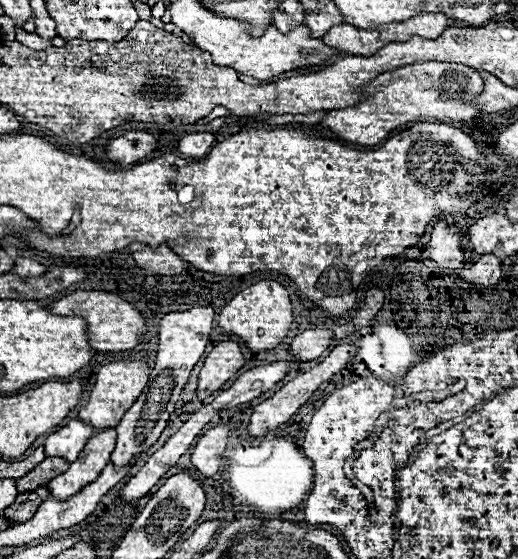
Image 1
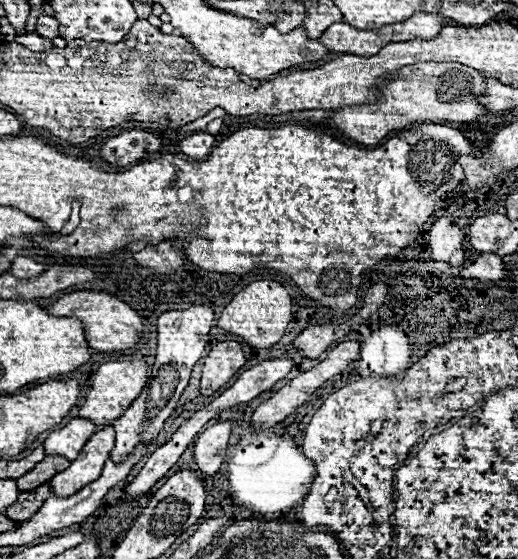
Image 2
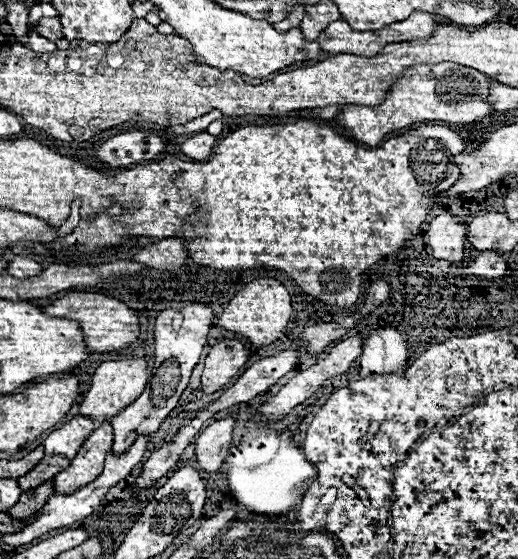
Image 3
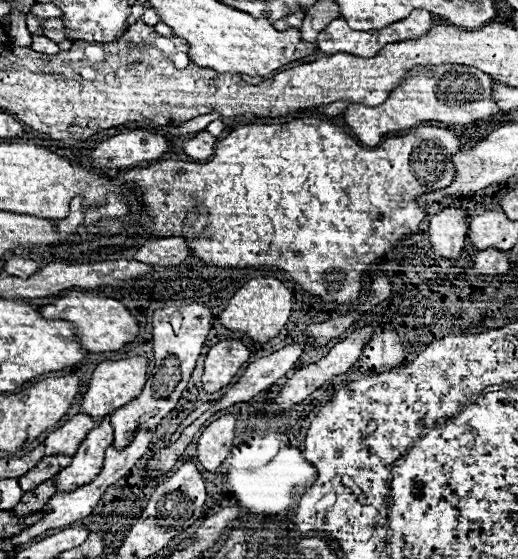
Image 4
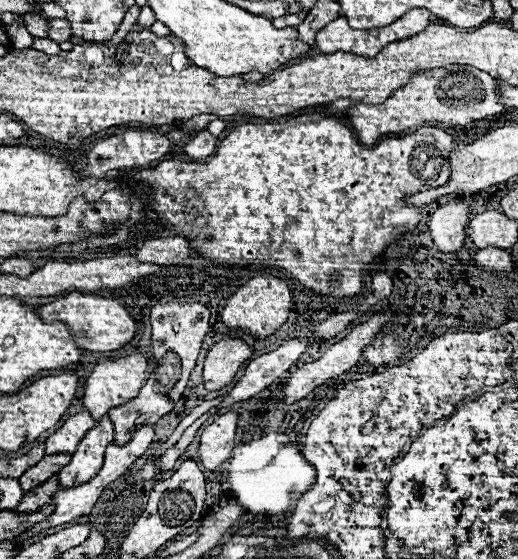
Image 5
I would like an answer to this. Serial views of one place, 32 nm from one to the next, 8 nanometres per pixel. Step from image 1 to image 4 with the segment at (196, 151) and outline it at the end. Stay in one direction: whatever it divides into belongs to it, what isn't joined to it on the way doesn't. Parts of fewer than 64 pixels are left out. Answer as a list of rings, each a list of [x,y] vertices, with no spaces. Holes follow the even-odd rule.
[[[206,130],[204,132],[198,132],[194,138],[190,138],[186,144],[184,144],[184,152],[194,158],[194,160],[206,160],[212,156],[214,152],[214,144],[216,144],[216,138],[210,136]]]

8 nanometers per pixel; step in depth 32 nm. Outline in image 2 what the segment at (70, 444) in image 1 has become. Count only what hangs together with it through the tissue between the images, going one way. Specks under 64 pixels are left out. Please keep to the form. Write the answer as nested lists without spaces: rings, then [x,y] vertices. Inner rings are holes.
[[[72,418],[64,428],[54,430],[44,440],[46,454],[58,454],[58,456],[66,456],[68,460],[74,460],[74,456],[78,456],[78,448],[86,444],[86,436],[90,436],[90,432],[96,430],[98,426],[94,426],[90,420]]]

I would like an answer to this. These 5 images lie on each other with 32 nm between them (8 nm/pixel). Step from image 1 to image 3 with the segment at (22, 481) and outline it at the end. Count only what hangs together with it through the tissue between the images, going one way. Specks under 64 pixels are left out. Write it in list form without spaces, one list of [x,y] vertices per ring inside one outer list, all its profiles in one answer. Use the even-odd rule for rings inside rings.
[[[58,454],[56,456],[44,456],[28,474],[18,478],[18,484],[26,492],[30,488],[36,488],[38,484],[44,484],[46,480],[52,480],[66,466],[70,466],[70,458],[66,458],[66,456],[58,456]]]

